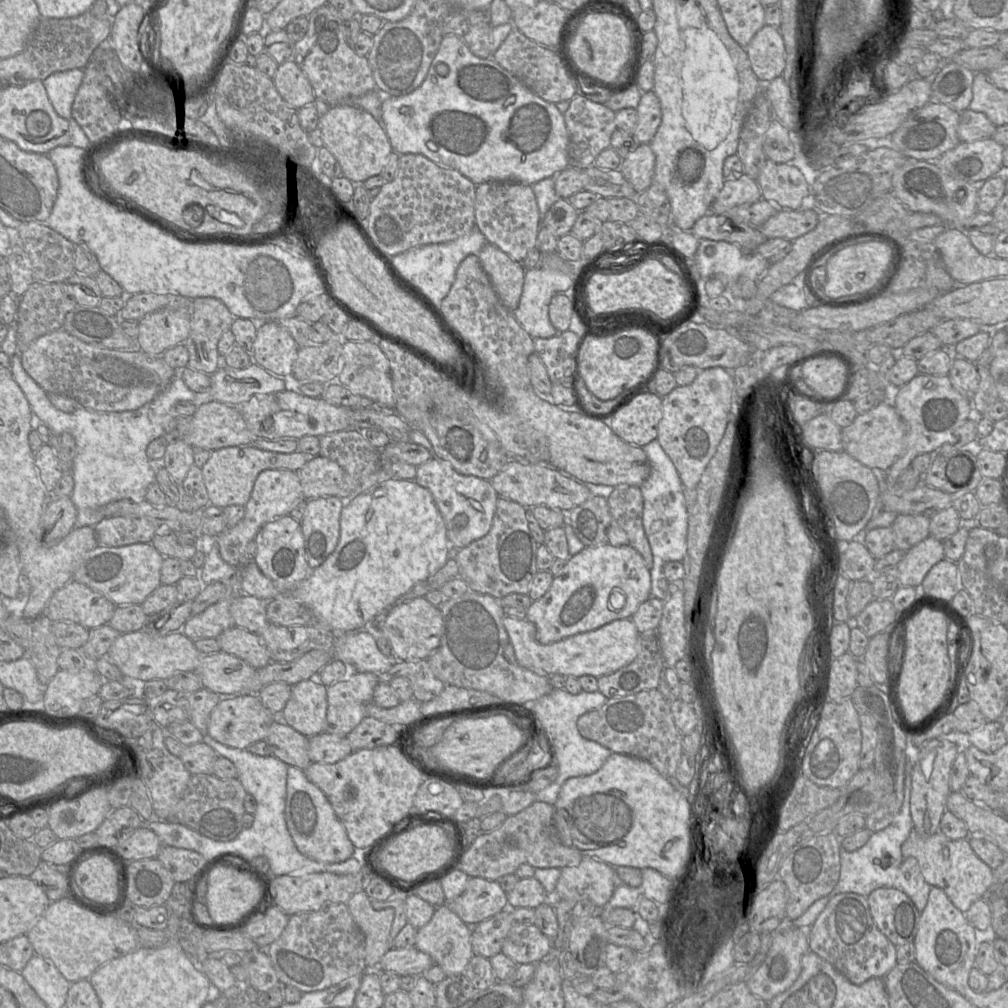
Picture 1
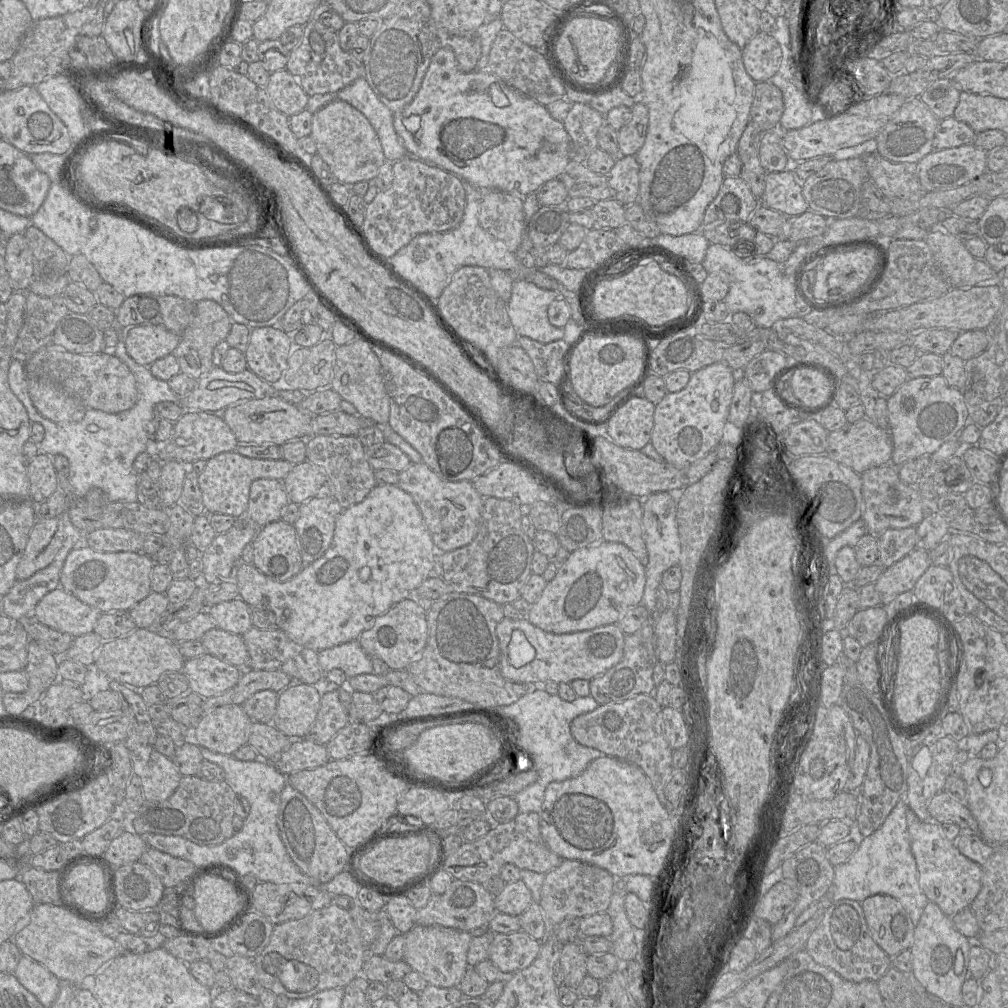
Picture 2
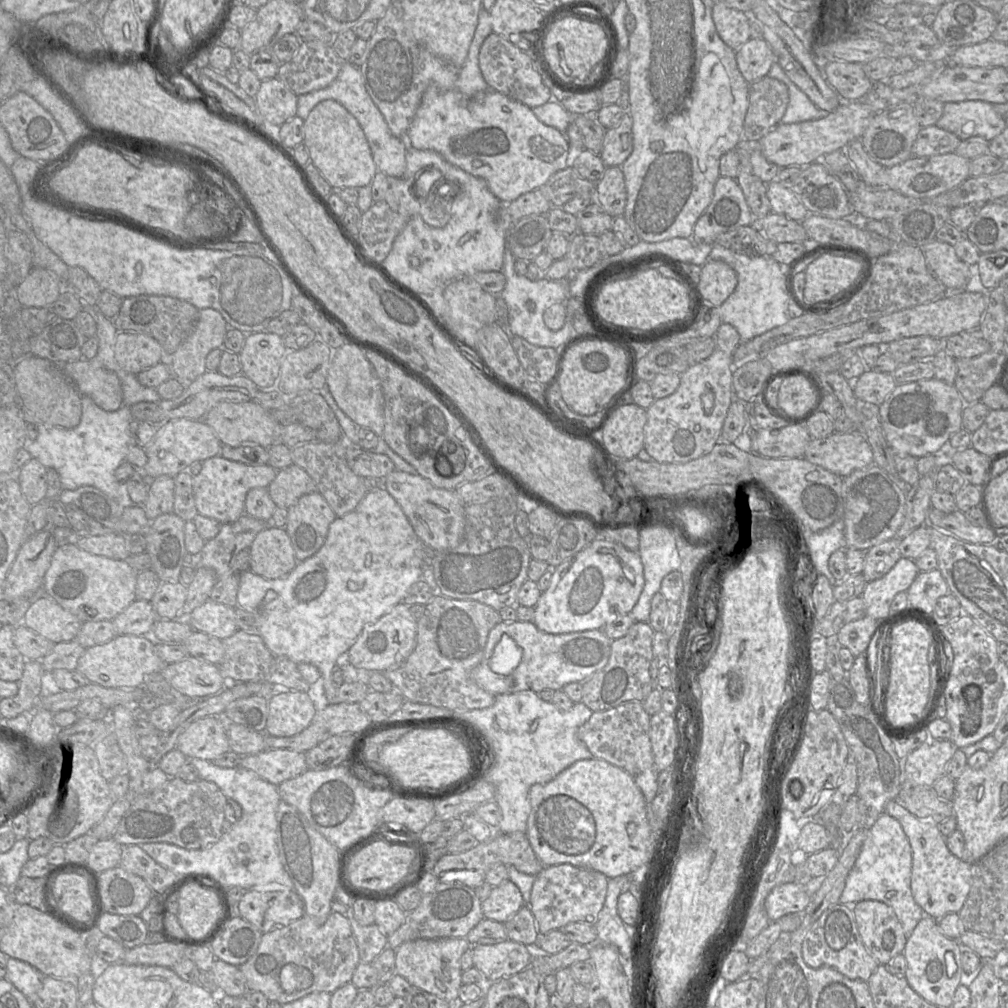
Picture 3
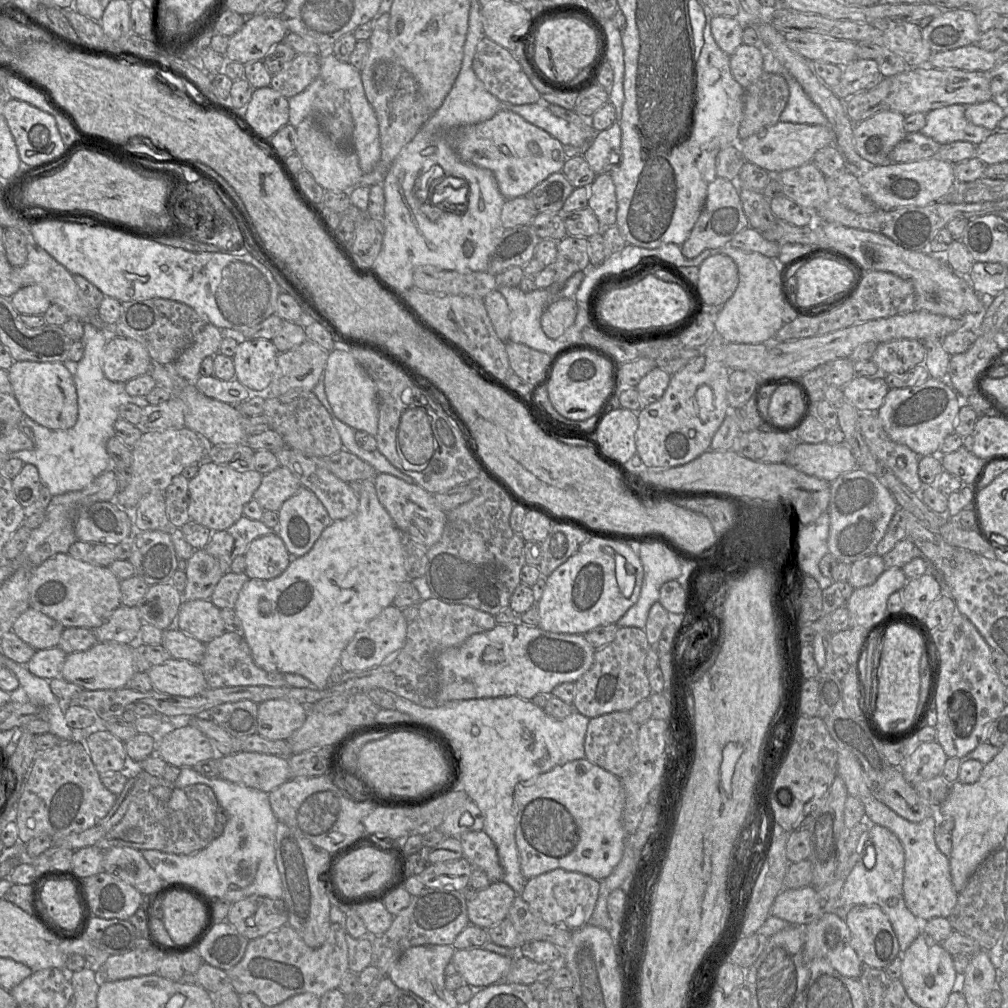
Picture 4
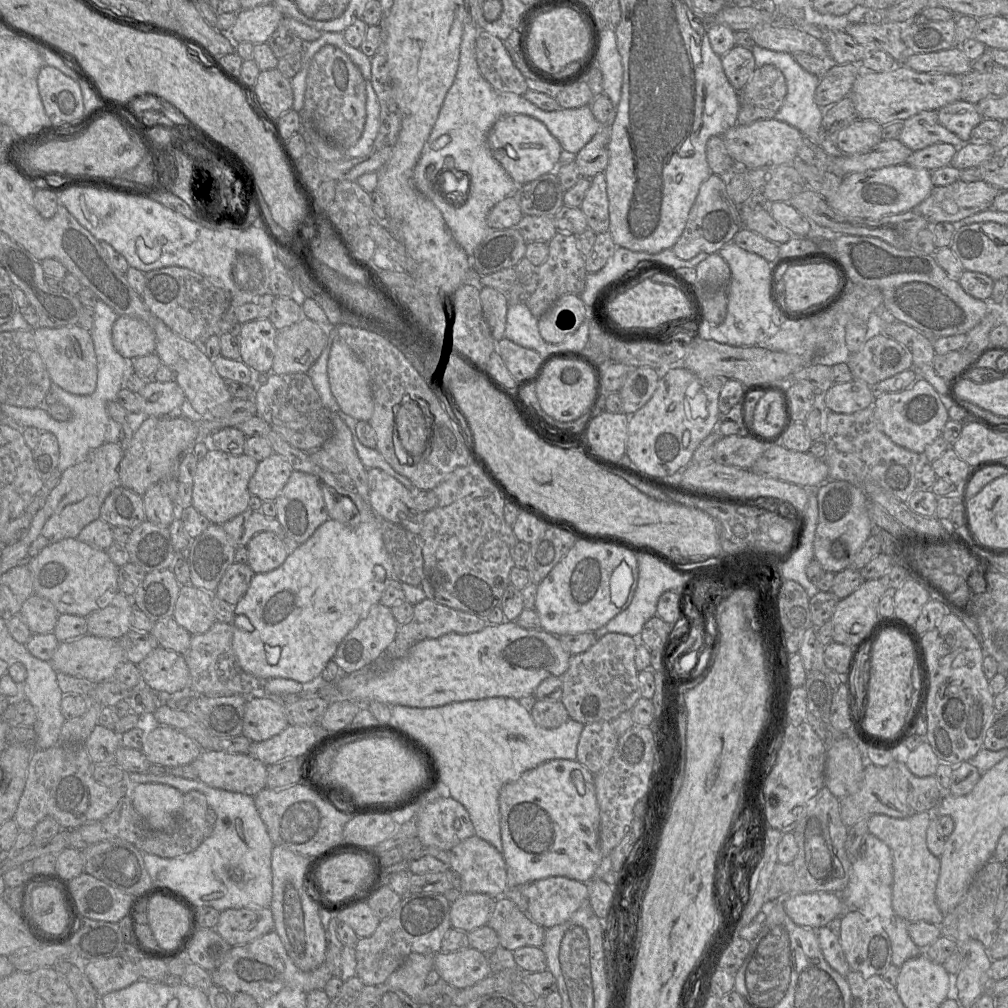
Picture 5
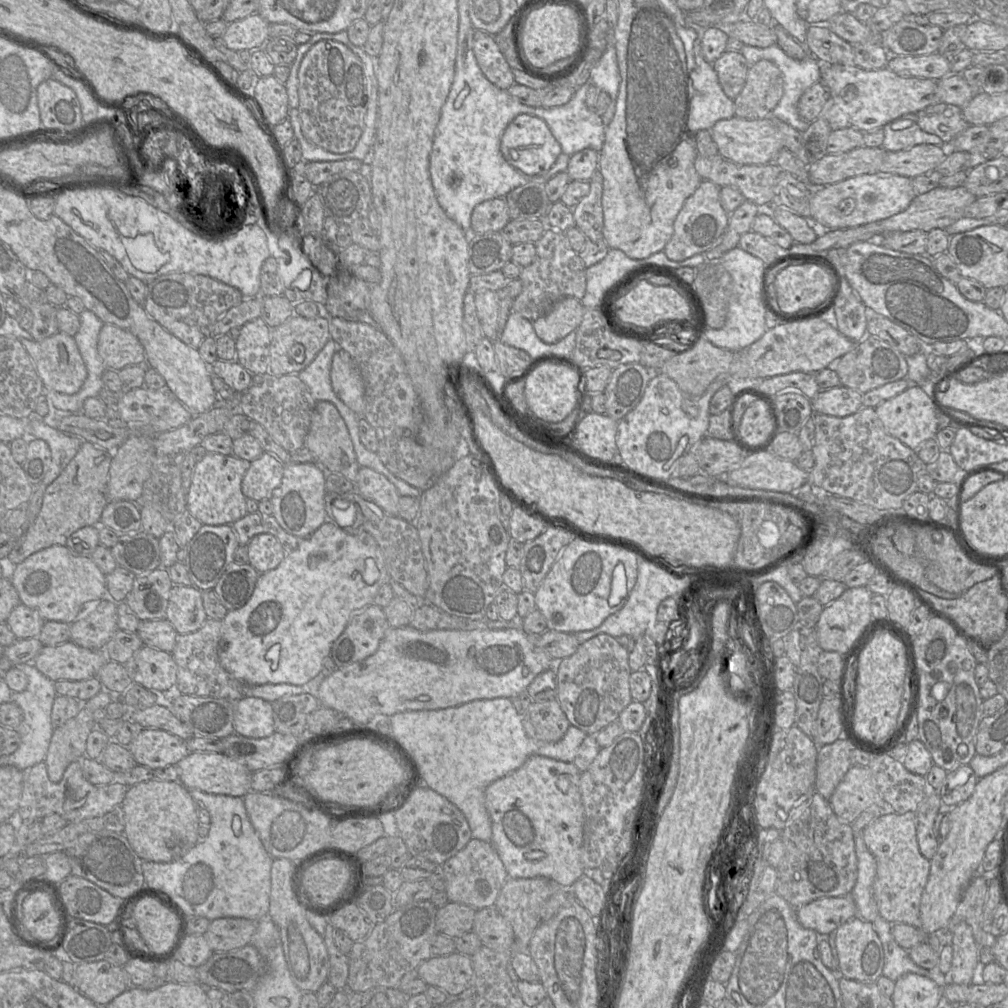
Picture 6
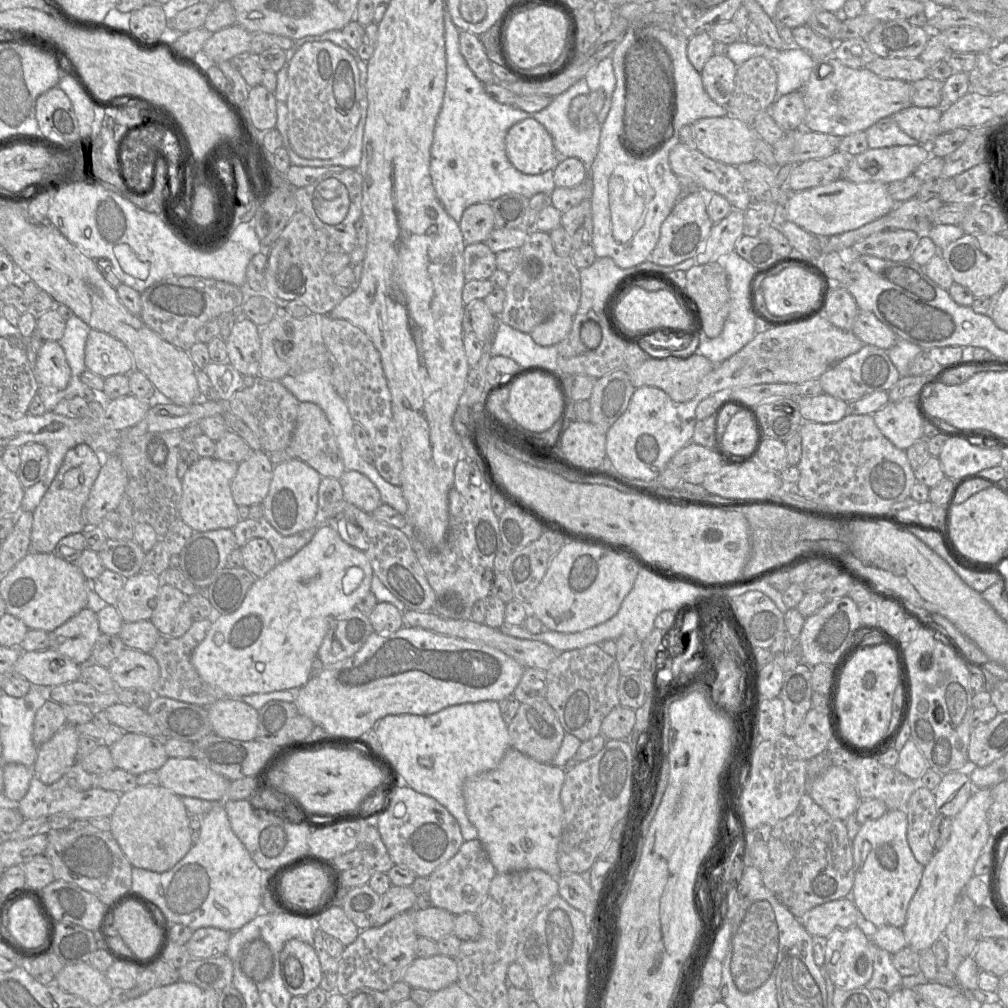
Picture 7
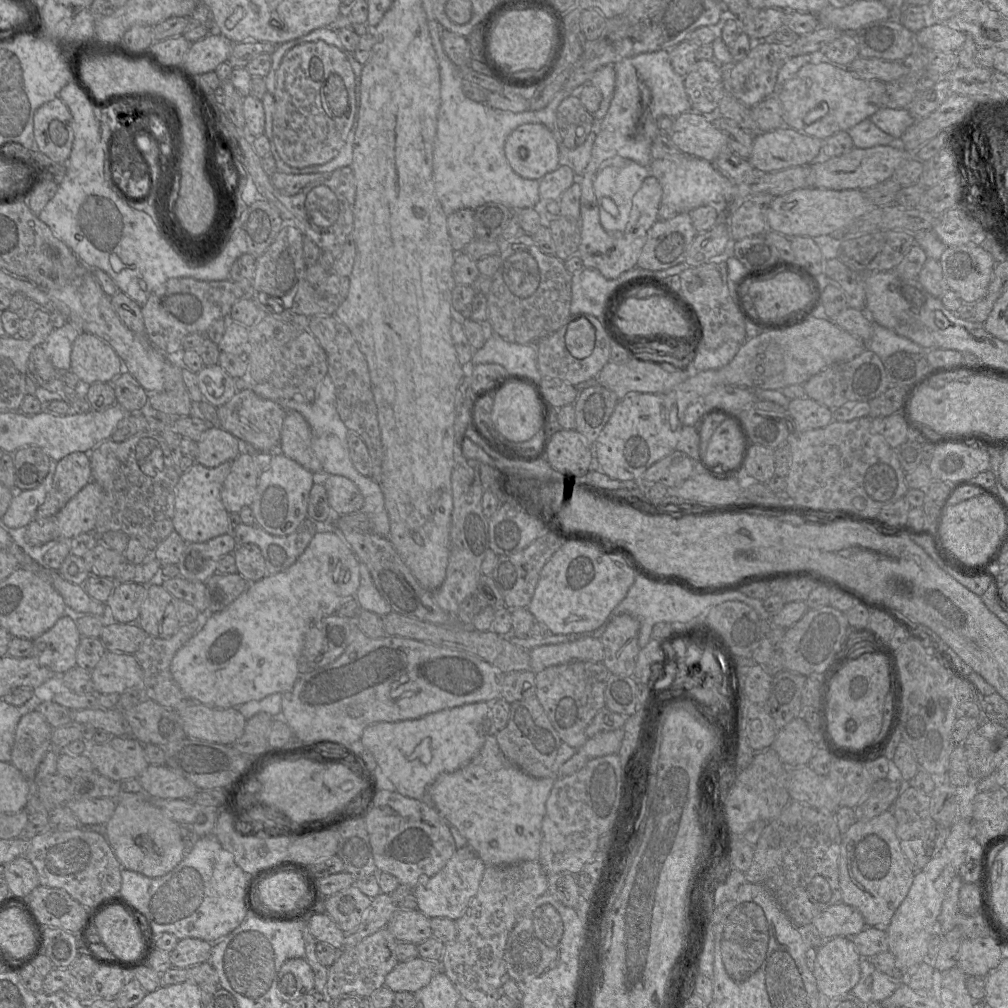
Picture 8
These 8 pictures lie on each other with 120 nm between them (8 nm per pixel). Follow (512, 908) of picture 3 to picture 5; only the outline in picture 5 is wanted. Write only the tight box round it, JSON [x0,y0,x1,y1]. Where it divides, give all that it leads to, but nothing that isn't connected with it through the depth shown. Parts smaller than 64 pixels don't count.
[450,893,497,932]

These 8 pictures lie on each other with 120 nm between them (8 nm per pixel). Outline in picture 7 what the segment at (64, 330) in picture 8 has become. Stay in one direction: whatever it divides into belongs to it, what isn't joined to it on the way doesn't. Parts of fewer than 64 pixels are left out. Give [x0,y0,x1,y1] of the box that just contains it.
[58,316,91,397]

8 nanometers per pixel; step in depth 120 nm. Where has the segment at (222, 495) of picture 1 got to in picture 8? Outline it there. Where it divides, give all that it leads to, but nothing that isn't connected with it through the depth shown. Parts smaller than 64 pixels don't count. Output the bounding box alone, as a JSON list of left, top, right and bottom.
[173,462,231,543]

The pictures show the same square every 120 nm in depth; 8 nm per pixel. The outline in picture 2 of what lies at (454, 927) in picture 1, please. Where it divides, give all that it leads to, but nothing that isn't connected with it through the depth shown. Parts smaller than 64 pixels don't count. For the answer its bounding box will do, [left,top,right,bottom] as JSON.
[403,925,472,988]

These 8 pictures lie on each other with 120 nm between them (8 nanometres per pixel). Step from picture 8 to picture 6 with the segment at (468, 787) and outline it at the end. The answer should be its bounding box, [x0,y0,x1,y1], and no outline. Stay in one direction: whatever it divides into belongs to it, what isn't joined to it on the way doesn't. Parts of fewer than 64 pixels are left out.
[485,755,584,889]

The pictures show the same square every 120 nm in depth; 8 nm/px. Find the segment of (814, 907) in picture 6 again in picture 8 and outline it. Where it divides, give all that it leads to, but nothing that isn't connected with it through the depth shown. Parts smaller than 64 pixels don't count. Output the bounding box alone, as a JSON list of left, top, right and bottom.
[812,902,866,939]

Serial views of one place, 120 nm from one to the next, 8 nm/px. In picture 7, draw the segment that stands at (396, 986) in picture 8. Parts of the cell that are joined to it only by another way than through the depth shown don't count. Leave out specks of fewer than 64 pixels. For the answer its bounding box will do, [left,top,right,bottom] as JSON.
[402,954,458,992]

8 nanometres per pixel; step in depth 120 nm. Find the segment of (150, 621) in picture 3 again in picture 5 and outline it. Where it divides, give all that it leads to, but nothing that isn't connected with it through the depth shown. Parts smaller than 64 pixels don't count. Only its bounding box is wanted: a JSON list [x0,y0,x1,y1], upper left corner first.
[86,591,138,639]

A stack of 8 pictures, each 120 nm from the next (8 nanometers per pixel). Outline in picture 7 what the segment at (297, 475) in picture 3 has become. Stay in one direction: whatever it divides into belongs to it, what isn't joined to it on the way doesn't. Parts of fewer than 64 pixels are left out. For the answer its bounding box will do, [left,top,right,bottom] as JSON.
[231,451,274,506]

